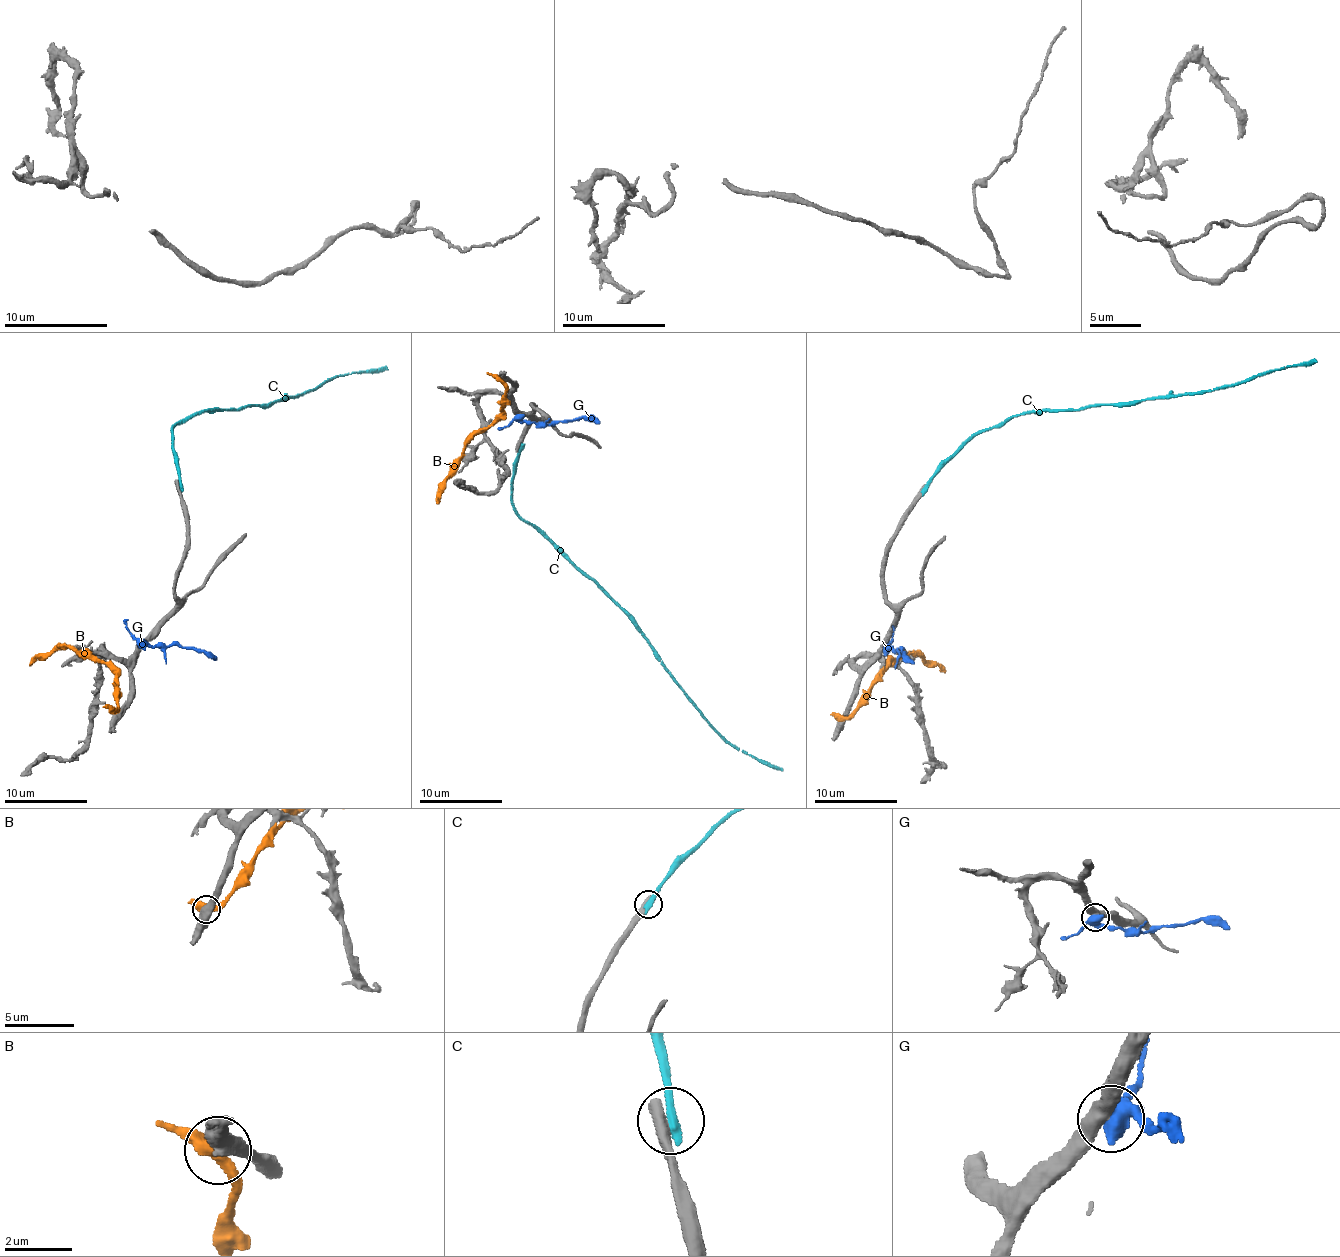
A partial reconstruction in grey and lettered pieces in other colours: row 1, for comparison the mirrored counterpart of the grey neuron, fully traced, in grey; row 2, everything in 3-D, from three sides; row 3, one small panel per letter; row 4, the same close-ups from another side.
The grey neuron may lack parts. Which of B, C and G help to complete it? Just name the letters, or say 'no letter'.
no letter

